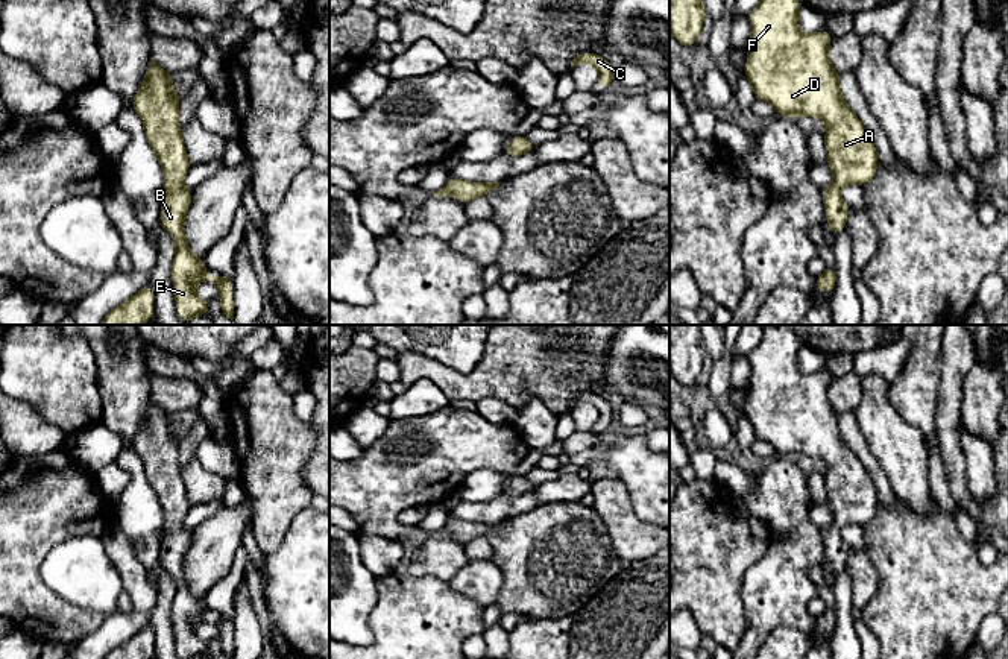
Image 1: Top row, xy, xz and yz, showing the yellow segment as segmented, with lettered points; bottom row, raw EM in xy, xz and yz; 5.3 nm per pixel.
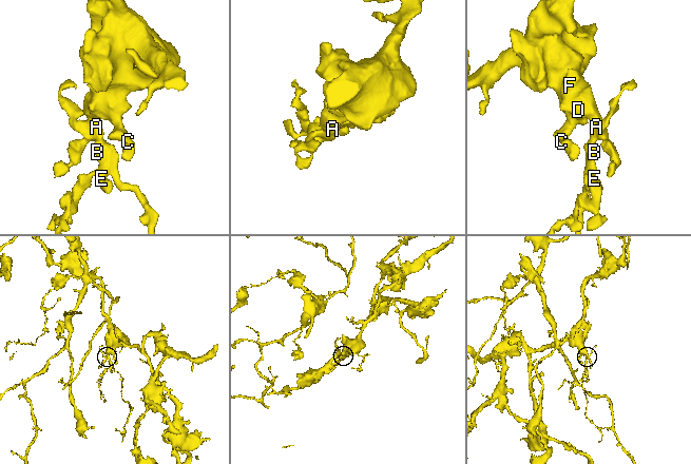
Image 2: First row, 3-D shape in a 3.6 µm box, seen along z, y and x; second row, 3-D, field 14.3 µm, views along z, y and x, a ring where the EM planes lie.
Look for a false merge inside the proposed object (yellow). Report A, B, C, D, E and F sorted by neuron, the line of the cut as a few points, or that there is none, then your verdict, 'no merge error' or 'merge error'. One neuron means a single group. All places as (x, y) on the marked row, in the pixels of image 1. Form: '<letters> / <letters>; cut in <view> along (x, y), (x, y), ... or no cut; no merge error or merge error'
A B C D E F; no cut; no merge error

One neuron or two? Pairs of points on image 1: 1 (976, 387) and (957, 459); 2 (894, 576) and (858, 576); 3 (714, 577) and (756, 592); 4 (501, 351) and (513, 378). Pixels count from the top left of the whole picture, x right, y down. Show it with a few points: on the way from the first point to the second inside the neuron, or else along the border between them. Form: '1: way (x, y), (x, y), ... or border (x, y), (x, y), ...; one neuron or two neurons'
1: border (963, 386), (957, 421); two neurons
2: border (866, 551), (876, 573), (878, 591), (863, 609); two neurons
3: border (762, 558), (747, 570), (740, 588), (744, 621); two neurons
4: way (507, 357), (513, 363), (513, 372); one neuron

